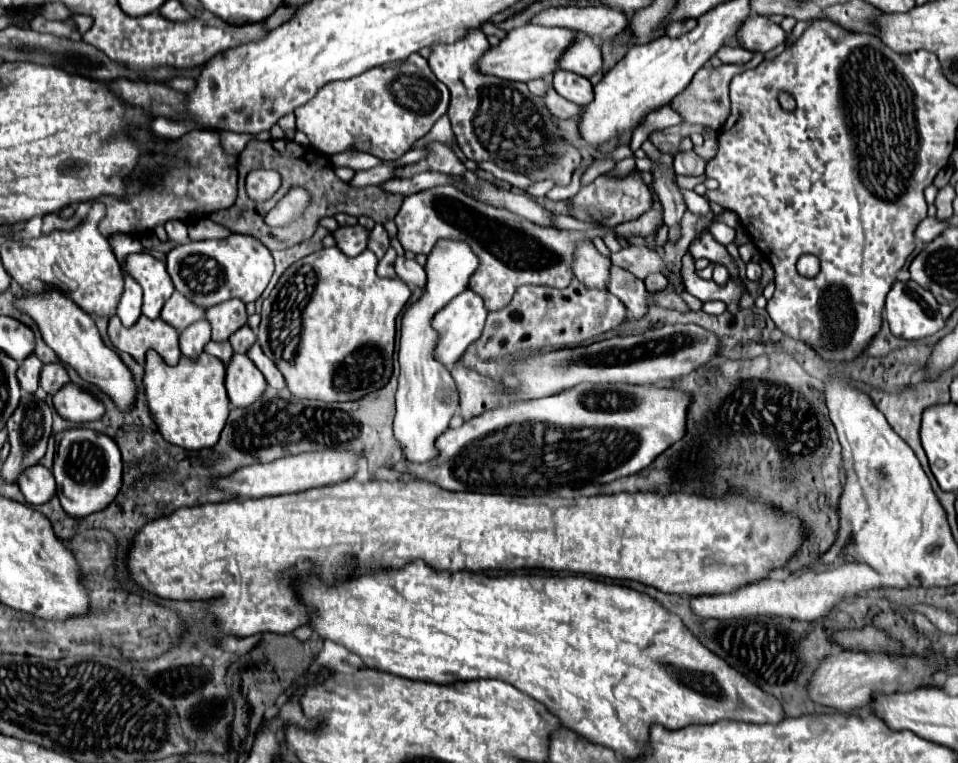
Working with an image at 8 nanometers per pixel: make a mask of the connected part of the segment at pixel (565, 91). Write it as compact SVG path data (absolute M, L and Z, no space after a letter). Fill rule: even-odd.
M557 69L553 75L553 87L561 97L565 97L567 101L571 101L575 105L587 105L593 101L593 87L591 87L589 79L577 75L577 73Z

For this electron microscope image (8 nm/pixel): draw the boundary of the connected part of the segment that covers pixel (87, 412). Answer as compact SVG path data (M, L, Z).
M67 383L55 397L53 397L55 411L69 421L85 423L85 421L97 421L105 415L105 405L97 401L91 393L83 391L75 383Z

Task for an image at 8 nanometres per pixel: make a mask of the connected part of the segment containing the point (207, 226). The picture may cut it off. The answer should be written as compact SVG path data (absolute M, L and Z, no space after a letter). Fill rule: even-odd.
M203 217L201 221L195 221L193 225L189 225L189 239L191 241L203 241L203 239L223 239L231 235L229 229L225 229L223 225L213 223L209 217Z

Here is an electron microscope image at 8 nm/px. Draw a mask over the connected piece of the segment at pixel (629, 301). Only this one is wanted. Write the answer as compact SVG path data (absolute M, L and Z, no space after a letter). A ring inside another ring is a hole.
M611 265L609 291L621 299L621 303L625 305L625 309L631 317L639 319L647 313L649 305L645 301L645 291L647 291L645 283L641 279L637 279L635 275L631 275L629 271L625 271L623 267Z

